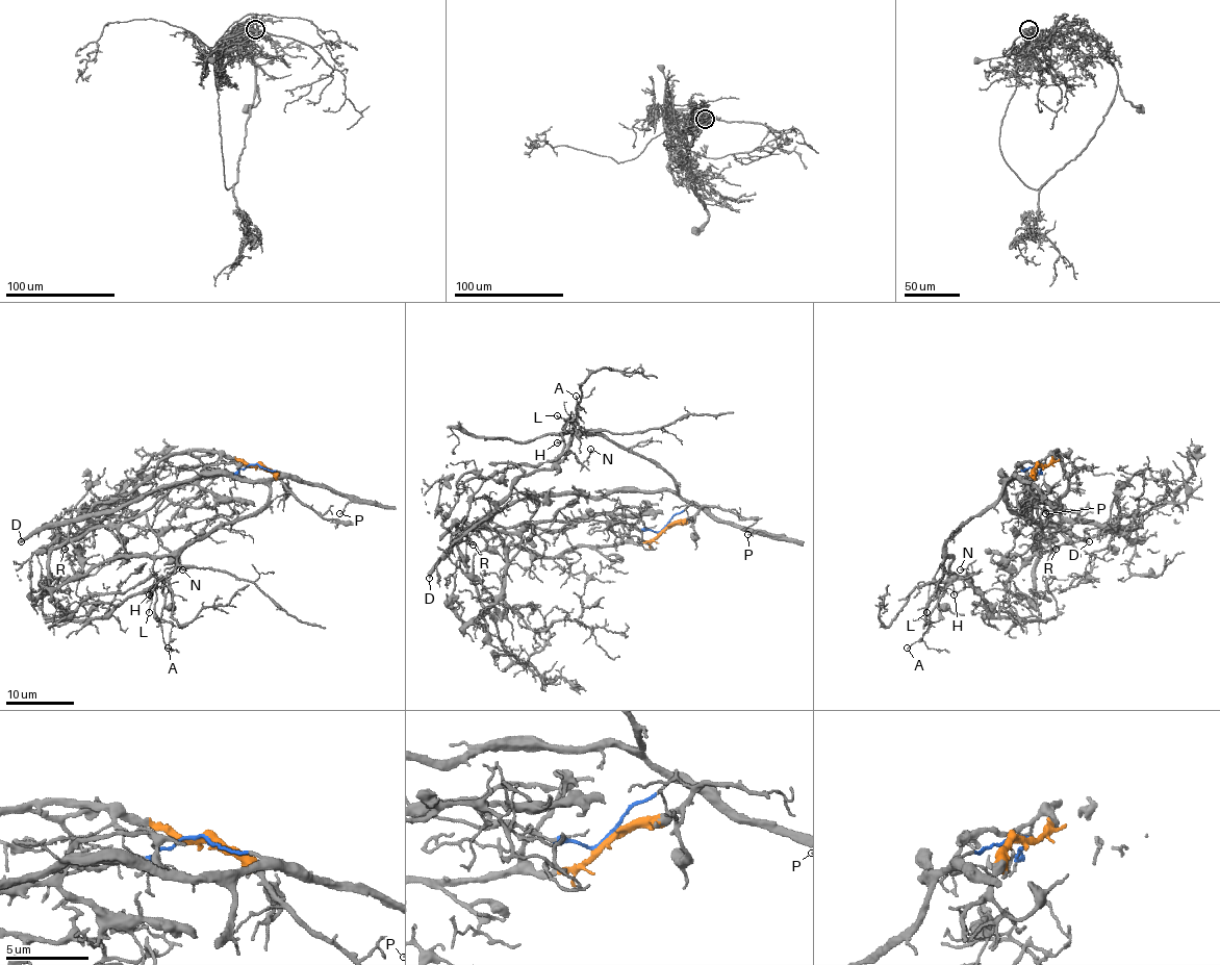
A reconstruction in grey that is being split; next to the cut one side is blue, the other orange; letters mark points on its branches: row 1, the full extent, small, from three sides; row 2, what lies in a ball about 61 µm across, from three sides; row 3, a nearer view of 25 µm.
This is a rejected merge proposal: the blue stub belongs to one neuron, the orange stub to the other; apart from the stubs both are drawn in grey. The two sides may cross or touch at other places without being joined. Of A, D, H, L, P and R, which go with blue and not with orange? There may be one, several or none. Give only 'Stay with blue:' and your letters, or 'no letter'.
Stay with blue: A, D, H, L, P

